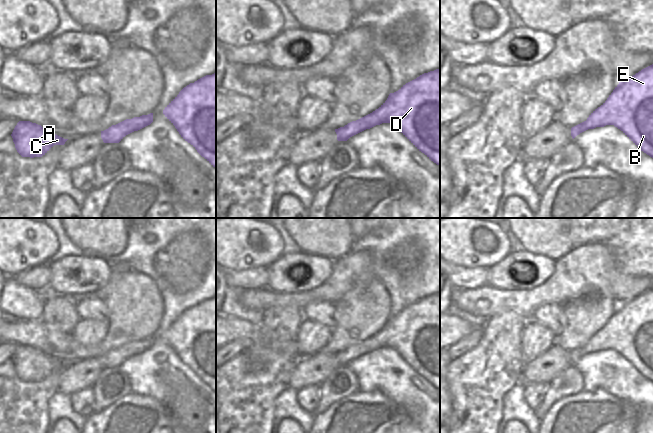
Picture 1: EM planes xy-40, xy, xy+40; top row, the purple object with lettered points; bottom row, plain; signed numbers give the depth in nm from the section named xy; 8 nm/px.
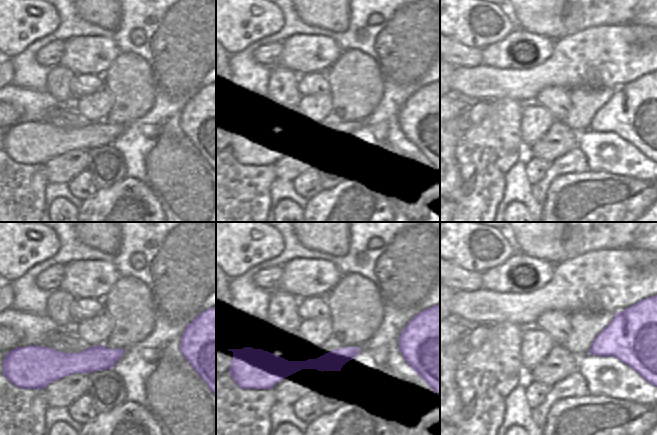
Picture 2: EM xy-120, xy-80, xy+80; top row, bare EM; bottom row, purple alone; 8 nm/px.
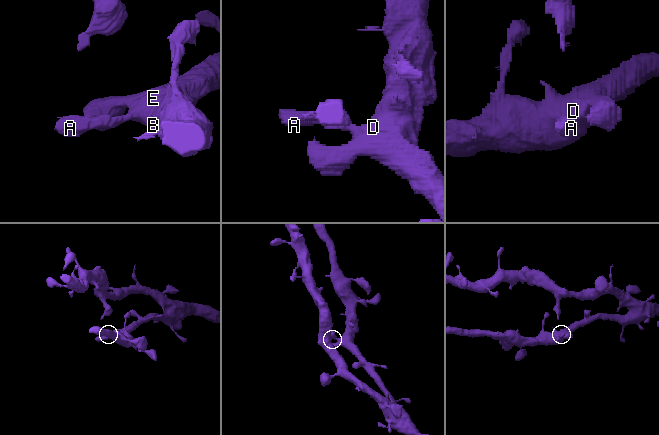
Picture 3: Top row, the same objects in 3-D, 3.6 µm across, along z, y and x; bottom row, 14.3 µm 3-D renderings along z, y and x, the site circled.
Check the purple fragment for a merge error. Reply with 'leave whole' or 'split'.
leave whole

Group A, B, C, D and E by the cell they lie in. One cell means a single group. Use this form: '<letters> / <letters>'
A B C D E

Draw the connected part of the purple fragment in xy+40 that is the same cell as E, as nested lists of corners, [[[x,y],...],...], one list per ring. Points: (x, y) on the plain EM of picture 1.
[[[653,288],[619,305],[607,324],[586,345],[571,352],[571,360],[574,363],[588,353],[606,349],[620,353],[641,375],[653,382]]]

